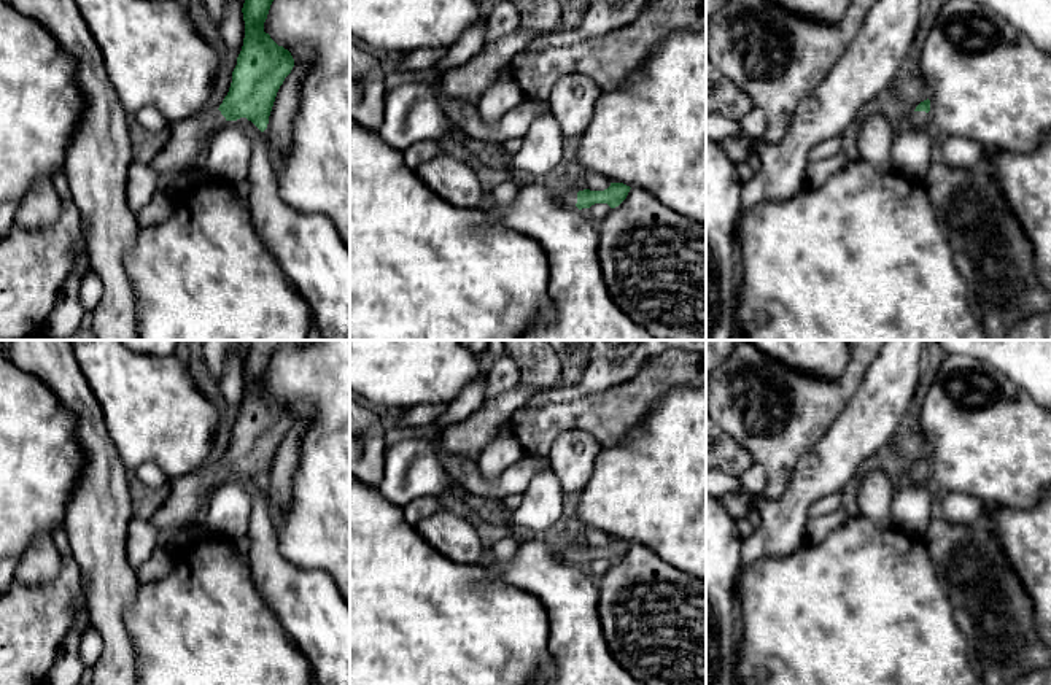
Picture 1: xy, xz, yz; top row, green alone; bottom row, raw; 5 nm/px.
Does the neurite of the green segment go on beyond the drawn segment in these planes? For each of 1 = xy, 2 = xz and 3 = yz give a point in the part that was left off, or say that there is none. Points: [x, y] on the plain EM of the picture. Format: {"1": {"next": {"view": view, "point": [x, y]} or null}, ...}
{"1": {"next": null}, "2": {"next": null}, "3": {"next": null}}

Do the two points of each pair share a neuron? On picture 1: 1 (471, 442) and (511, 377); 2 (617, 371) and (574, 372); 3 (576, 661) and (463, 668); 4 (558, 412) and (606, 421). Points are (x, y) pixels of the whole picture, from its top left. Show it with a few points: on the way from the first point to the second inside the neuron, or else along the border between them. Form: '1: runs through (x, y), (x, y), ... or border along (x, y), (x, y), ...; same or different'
1: border along (519, 383), (498, 394); different
2: border along (592, 361), (577, 380), (557, 388); different
3: border along (547, 626), (547, 650), (555, 668); different
4: runs through (570, 415), (595, 415); same

